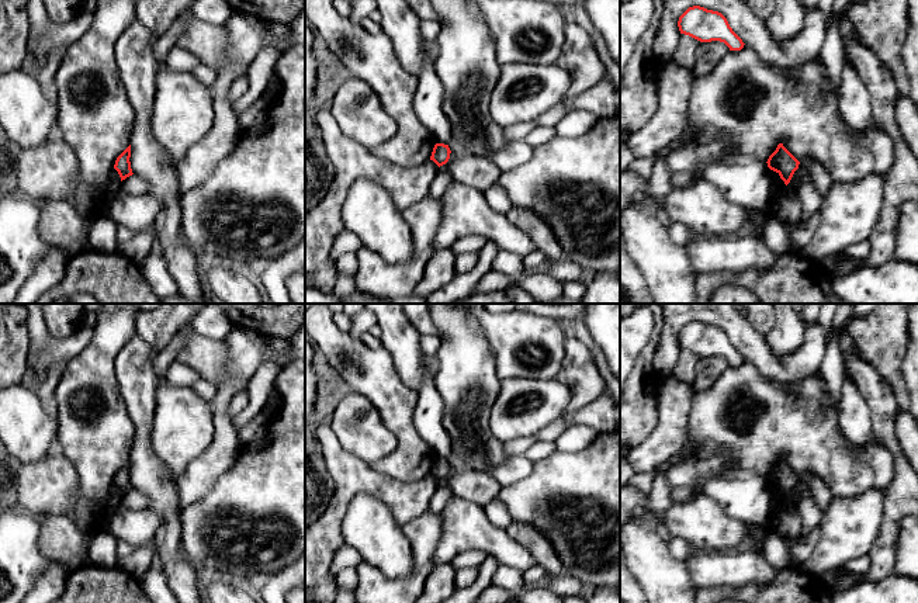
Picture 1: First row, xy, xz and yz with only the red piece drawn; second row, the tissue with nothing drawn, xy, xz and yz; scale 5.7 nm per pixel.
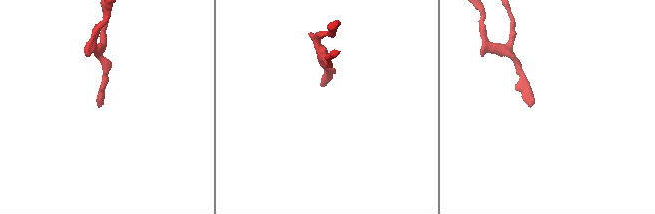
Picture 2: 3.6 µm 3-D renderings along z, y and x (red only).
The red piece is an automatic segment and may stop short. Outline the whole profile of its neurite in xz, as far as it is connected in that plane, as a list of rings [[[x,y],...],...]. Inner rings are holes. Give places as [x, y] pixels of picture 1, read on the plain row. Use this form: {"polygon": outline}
{"polygon": [[[436,458],[430,471],[430,475],[433,475],[439,482],[446,479],[450,474],[450,462],[444,458]]]}

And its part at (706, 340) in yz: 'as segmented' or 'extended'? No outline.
as segmented

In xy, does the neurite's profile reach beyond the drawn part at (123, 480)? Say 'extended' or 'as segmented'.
as segmented

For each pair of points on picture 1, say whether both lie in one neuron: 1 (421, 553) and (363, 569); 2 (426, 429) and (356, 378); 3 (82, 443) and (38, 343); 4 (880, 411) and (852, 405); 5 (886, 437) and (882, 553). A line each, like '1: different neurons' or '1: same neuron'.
1: same neuron
2: different neurons
3: different neurons
4: different neurons
5: same neuron

